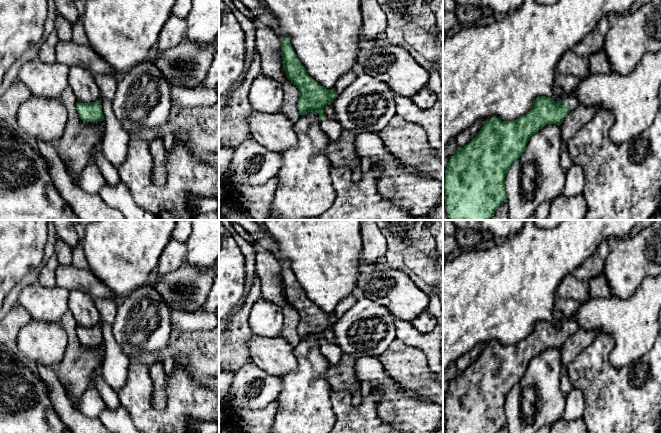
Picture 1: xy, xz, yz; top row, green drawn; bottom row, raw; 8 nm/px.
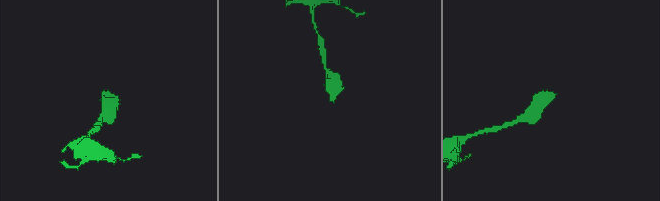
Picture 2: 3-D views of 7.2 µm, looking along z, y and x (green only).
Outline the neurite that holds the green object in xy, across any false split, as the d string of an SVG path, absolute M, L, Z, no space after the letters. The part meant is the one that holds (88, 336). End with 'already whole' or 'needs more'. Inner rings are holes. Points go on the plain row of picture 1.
M96 324L93 327L77 326L76 334L79 342L83 346L99 346L104 342L101 325L99 324Z; already whole

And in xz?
M281 262L281 280L287 303L299 314L297 330L300 339L317 336L321 353L330 364L338 364L343 354L341 348L336 343L327 342L323 337L323 332L331 328L338 320L335 312L328 314L307 298L289 262Z; needs more

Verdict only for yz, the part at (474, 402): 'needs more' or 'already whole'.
needs more

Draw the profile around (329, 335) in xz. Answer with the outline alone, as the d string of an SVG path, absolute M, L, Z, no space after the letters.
M327 328L324 332L323 332L323 337L324 339L331 343L331 344L334 344L336 343L336 336L335 336L335 333L333 331L332 328Z

